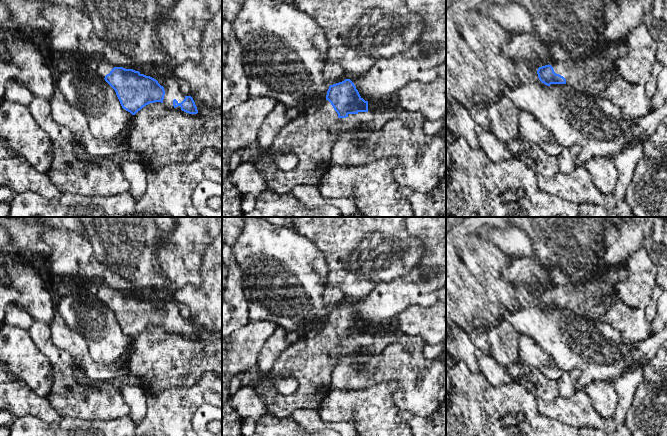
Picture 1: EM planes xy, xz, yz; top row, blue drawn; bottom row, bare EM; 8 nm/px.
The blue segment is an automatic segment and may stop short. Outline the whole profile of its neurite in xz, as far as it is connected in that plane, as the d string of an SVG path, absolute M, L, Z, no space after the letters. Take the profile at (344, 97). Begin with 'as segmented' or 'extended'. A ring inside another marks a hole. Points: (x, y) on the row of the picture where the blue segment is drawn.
extended; M350 79L329 86L326 99L313 112L300 114L276 135L267 154L260 159L255 167L266 180L266 191L279 195L291 194L297 185L318 186L322 176L331 166L332 147L336 141L332 123L339 118L346 118L349 114L368 112L368 101L359 94ZM279 153L293 153L298 158L297 166L291 171L280 170L273 162L273 156Z

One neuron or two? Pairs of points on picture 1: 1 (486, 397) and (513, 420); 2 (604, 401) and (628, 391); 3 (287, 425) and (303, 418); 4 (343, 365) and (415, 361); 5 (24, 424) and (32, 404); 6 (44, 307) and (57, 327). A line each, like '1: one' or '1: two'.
1: two
2: two
3: two
4: one
5: two
6: two

